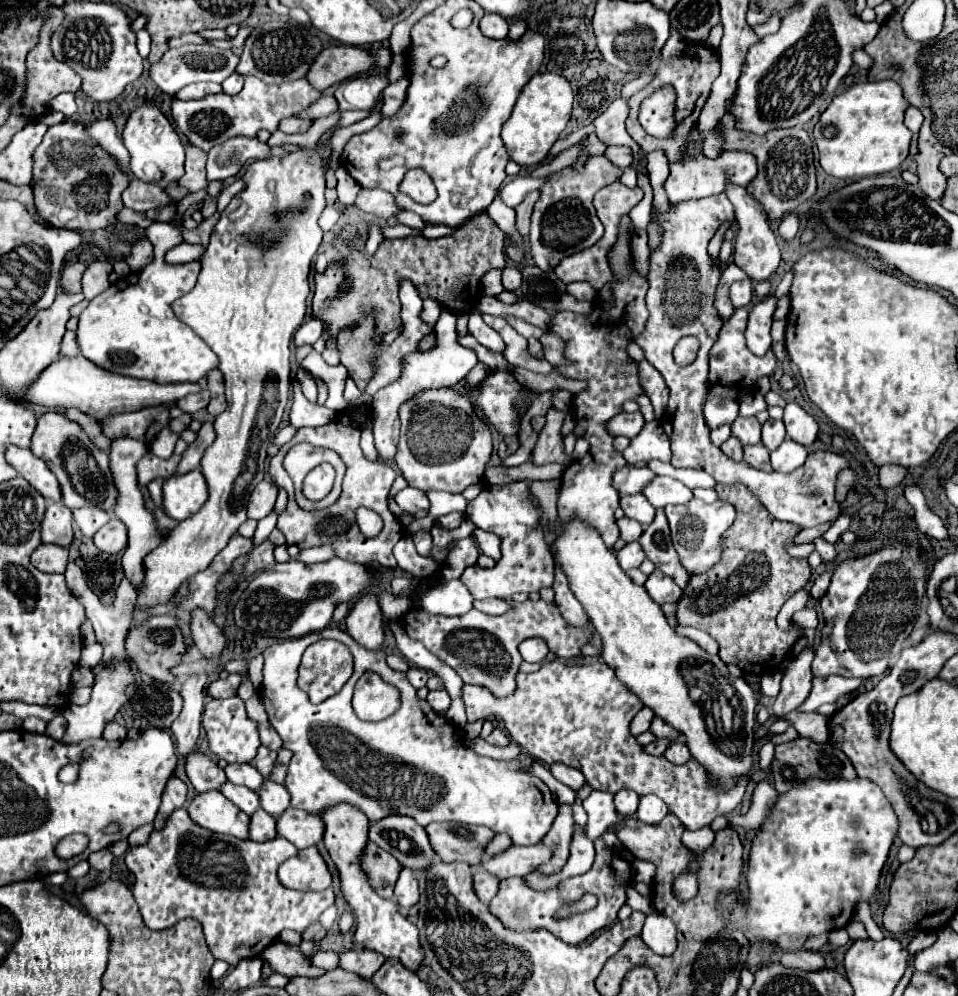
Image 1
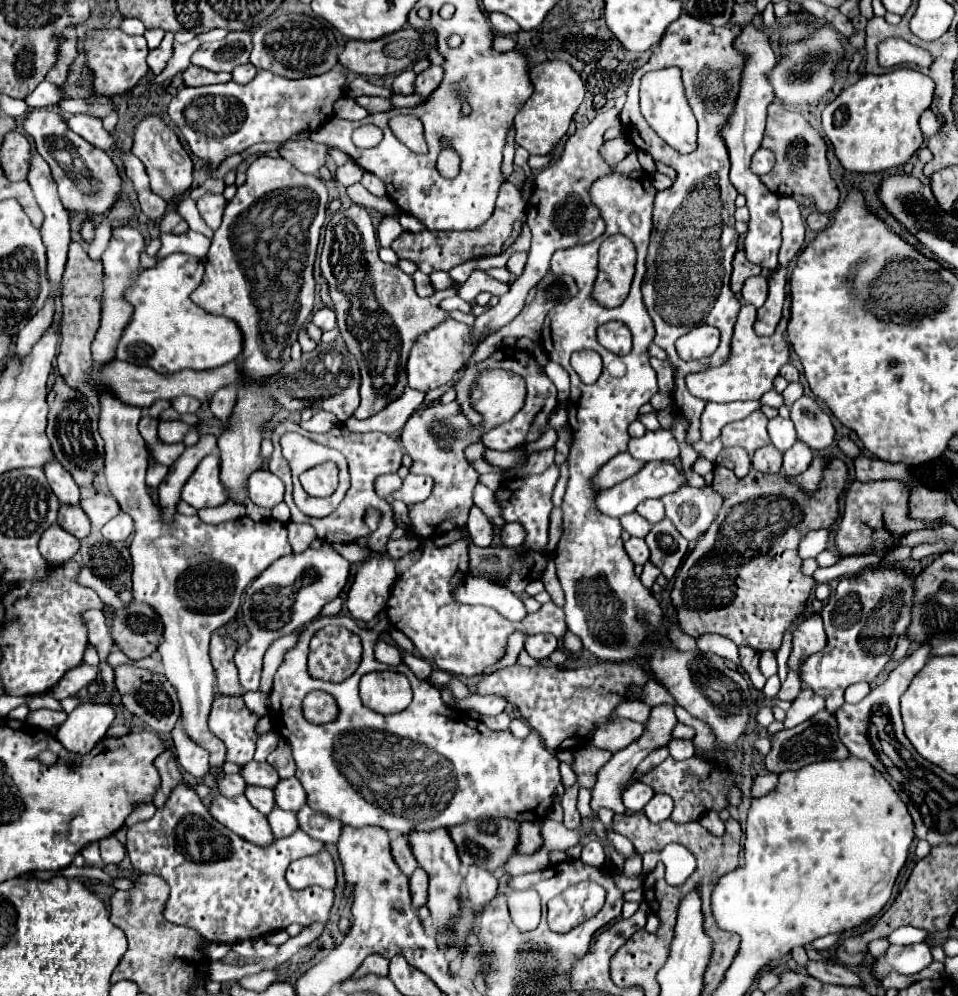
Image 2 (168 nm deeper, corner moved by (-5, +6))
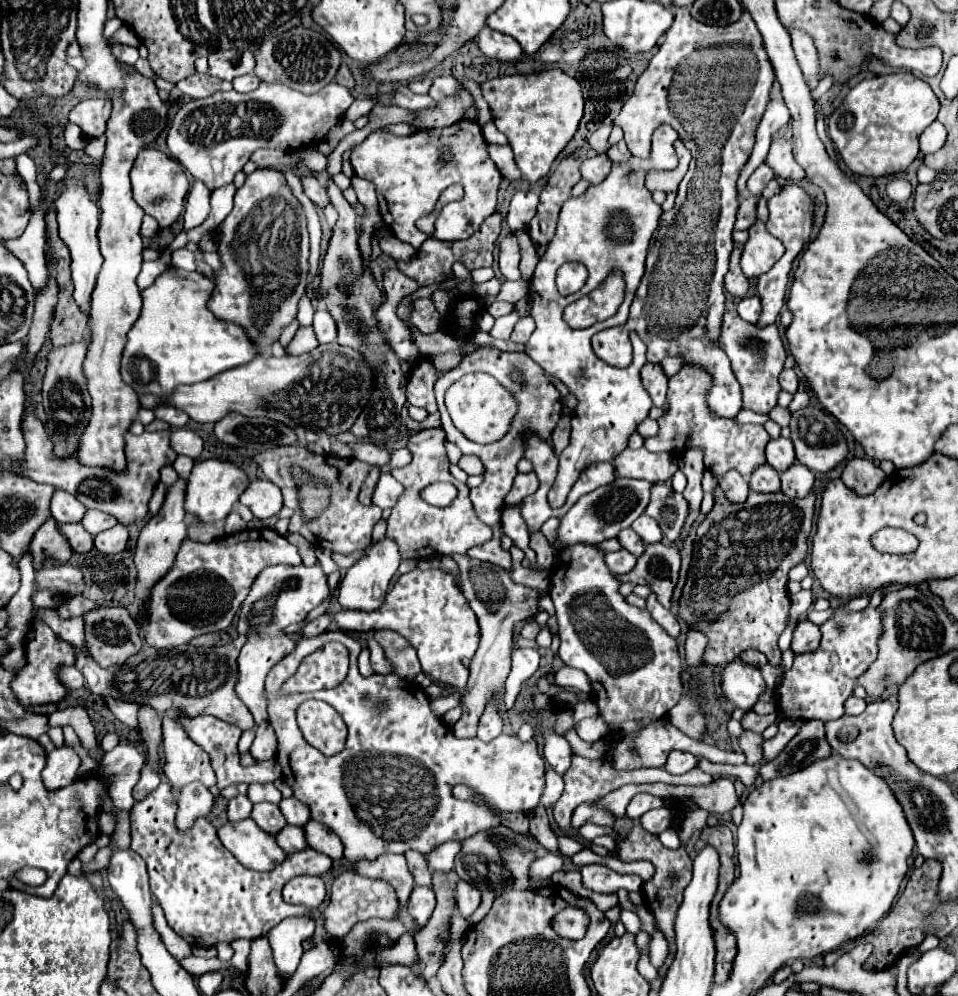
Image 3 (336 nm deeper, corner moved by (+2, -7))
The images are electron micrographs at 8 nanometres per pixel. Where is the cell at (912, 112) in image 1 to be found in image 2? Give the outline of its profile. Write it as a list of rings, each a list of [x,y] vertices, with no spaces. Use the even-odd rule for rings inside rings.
[[[926,109],[926,111],[920,115],[920,129],[922,129],[922,133],[924,133],[926,137],[932,137],[934,133],[938,133],[940,121],[938,121],[938,117],[936,117],[930,109]]]

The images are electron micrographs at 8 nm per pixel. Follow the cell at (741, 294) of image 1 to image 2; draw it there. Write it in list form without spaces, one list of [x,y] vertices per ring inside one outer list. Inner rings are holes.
[[[748,277],[742,287],[742,299],[754,307],[762,307],[768,295],[768,281],[766,277]]]

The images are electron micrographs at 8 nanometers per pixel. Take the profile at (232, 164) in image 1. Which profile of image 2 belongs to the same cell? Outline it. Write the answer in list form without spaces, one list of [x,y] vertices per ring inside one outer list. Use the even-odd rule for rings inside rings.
[[[310,139],[306,141],[286,141],[278,153],[290,161],[298,171],[302,173],[316,173],[324,163],[328,155],[328,145],[314,143]]]

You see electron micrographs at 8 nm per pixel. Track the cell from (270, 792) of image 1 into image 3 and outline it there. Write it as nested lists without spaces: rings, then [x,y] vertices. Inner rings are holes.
[[[283,798],[279,808],[287,818],[287,824],[305,826],[311,820],[311,810],[307,810],[307,806],[303,806],[303,802],[299,802],[297,798]]]

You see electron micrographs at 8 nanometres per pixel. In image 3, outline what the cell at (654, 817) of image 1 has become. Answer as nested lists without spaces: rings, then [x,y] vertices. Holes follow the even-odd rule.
[[[669,808],[649,810],[647,814],[641,816],[641,826],[643,826],[647,832],[661,834],[663,830],[667,830],[667,828],[671,826],[671,810],[669,810]]]

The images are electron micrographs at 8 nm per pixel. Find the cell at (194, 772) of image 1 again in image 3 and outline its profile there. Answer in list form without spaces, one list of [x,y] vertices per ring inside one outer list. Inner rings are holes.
[[[237,796],[237,798],[231,798],[229,800],[229,808],[227,808],[227,816],[231,822],[239,822],[239,820],[245,820],[251,816],[251,810],[253,810],[253,804],[249,802],[247,796]]]

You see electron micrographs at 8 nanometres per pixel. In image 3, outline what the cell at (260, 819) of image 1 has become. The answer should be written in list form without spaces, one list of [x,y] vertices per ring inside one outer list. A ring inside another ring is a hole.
[[[285,826],[275,838],[277,838],[277,844],[283,850],[287,850],[287,854],[307,848],[307,838],[305,838],[303,826]]]

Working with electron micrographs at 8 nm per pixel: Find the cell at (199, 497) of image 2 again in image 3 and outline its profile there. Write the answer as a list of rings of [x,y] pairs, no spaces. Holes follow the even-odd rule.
[[[203,460],[195,464],[189,484],[187,484],[187,498],[185,498],[185,510],[197,514],[203,522],[221,522],[227,518],[243,490],[249,486],[249,476],[235,466],[233,462],[223,462],[223,460]]]

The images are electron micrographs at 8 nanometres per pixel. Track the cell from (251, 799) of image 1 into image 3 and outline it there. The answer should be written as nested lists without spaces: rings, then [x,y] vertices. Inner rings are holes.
[[[267,802],[255,804],[253,812],[251,812],[251,818],[255,820],[255,824],[259,828],[263,828],[265,832],[269,832],[273,836],[279,834],[279,830],[283,830],[283,826],[287,824],[279,806],[277,804],[267,804]]]

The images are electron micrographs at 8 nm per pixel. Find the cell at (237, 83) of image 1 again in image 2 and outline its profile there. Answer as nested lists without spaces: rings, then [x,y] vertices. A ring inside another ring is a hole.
[[[252,63],[240,65],[240,67],[236,67],[236,69],[232,71],[232,81],[234,81],[234,83],[248,83],[248,81],[254,79],[256,71],[258,71],[258,69],[256,69]]]

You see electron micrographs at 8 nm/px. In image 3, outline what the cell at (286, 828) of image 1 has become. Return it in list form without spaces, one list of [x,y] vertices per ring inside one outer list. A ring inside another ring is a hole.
[[[307,822],[305,824],[305,832],[307,832],[307,842],[313,850],[321,850],[323,854],[327,854],[333,860],[341,860],[343,858],[343,844],[341,838],[327,826],[323,826],[321,822]]]

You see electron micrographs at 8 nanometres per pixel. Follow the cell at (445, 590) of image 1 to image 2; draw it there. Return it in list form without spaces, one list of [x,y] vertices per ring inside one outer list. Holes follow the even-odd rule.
[[[468,575],[454,589],[452,597],[454,601],[460,601],[466,605],[490,605],[510,621],[520,621],[526,617],[526,609],[522,601],[512,591],[508,591],[506,587],[494,585],[492,581],[482,577]]]

